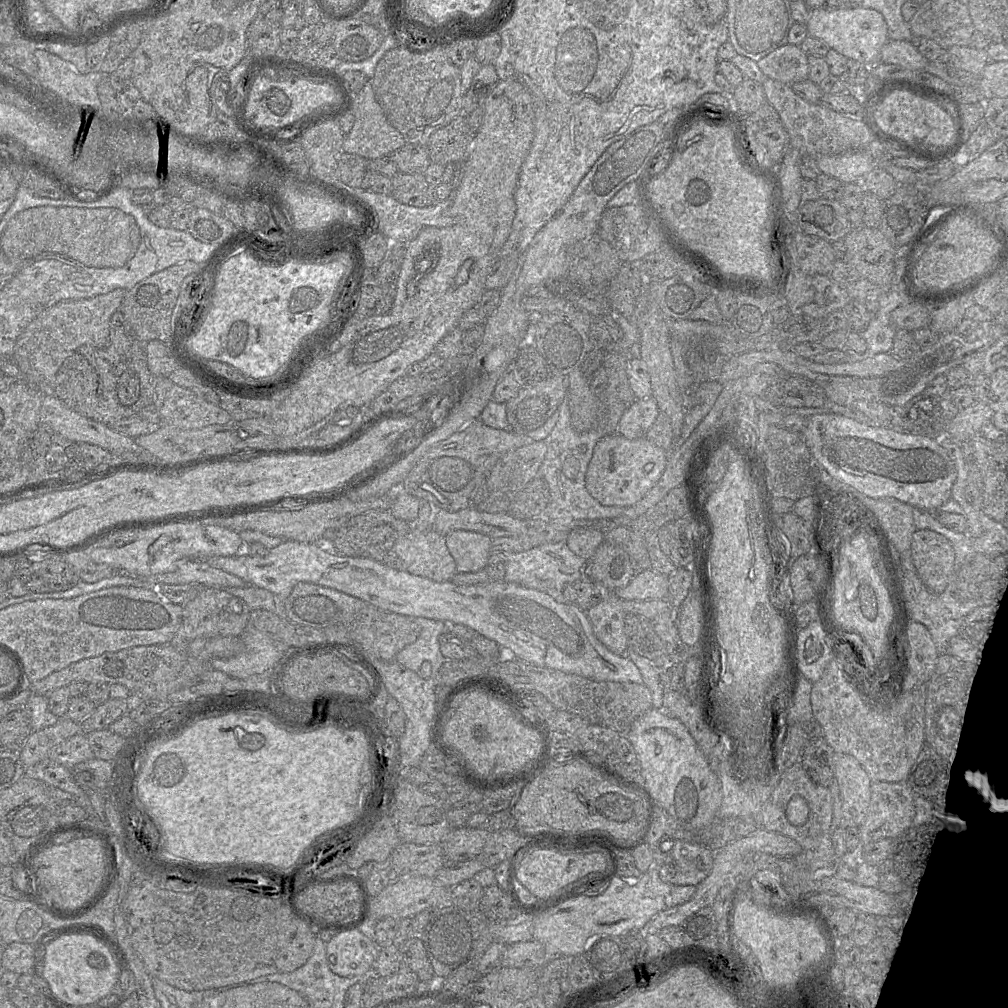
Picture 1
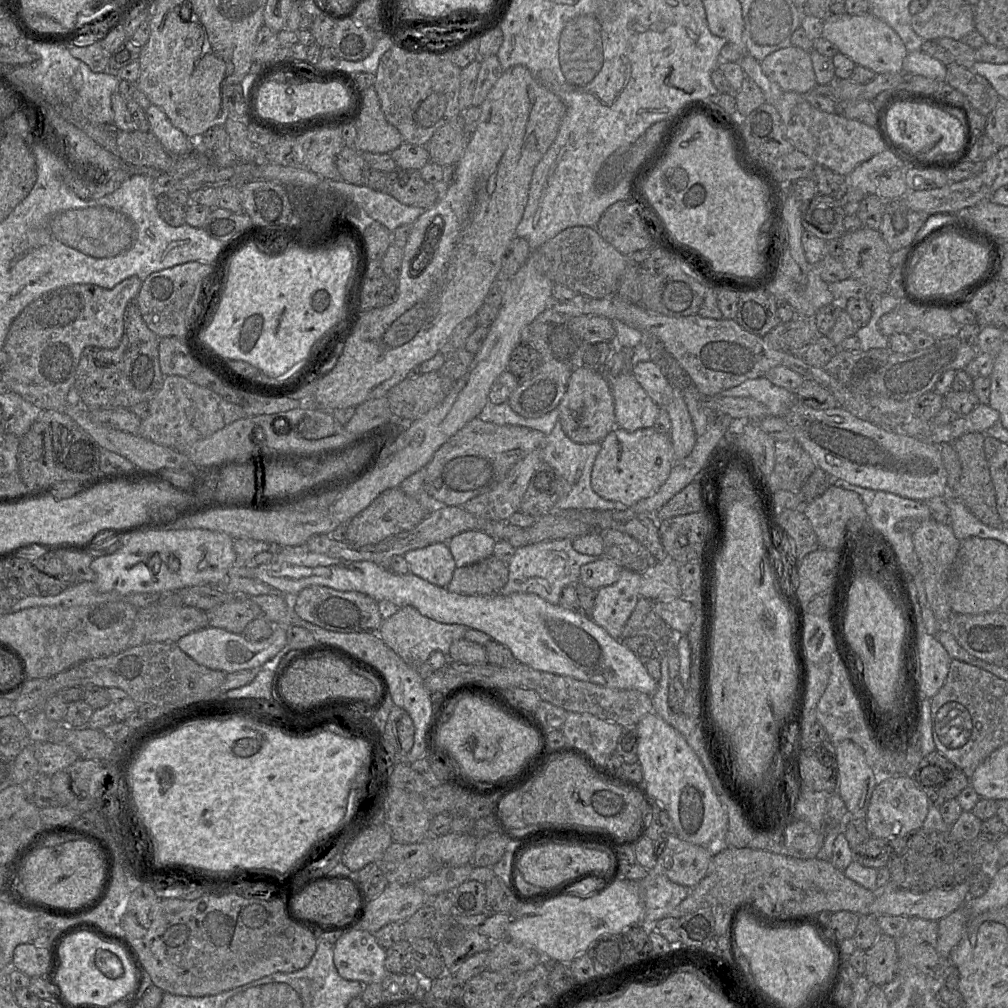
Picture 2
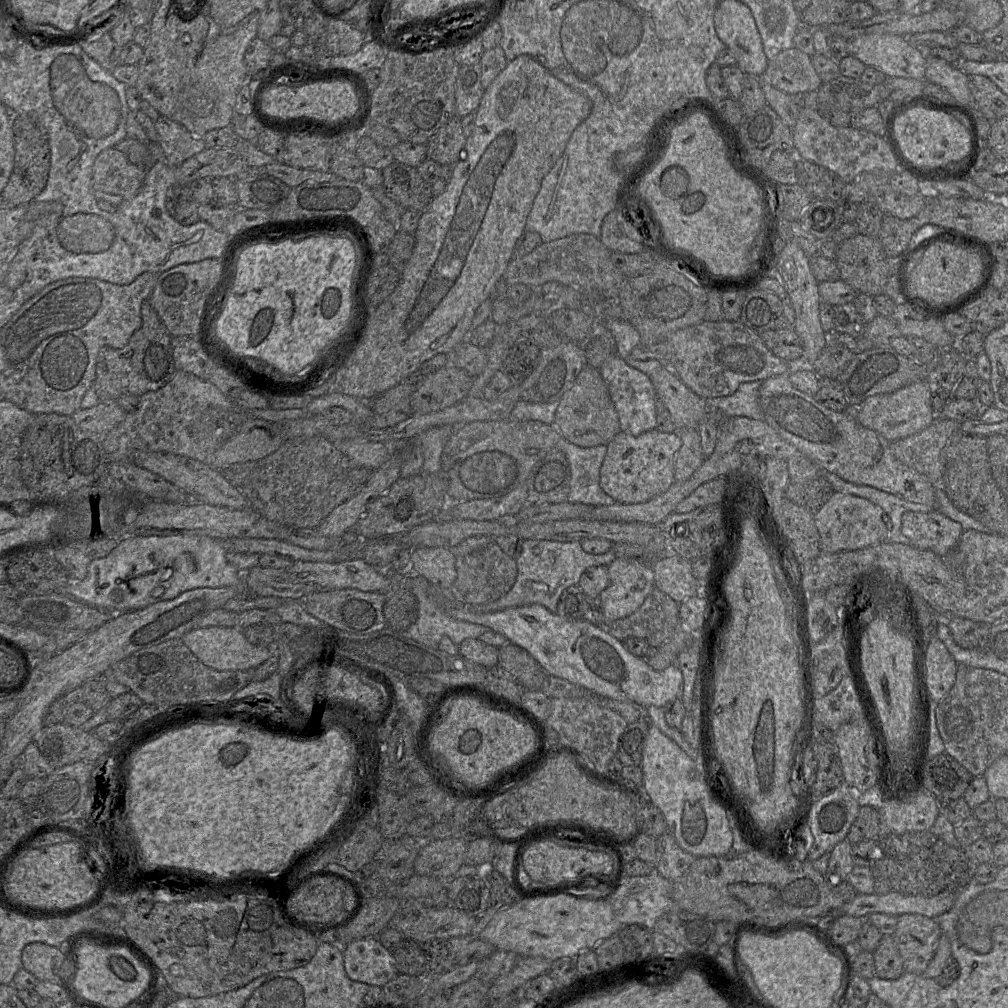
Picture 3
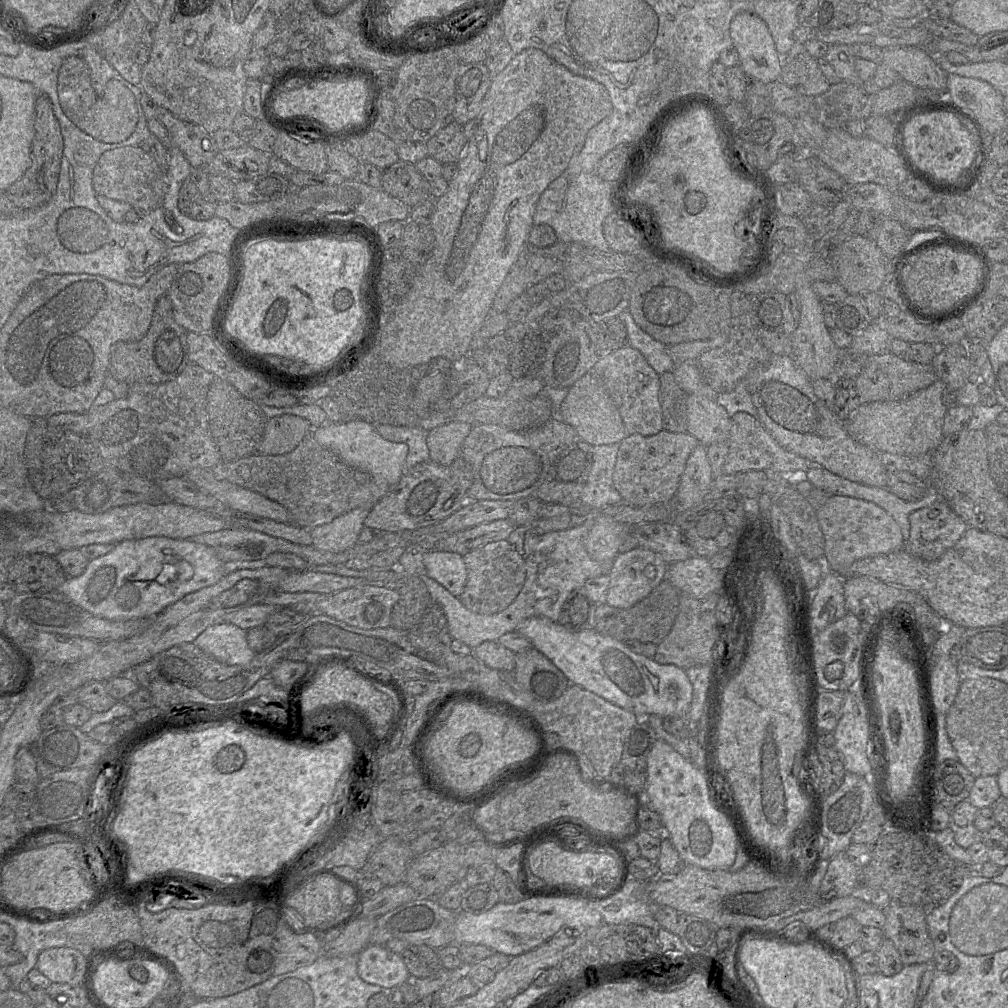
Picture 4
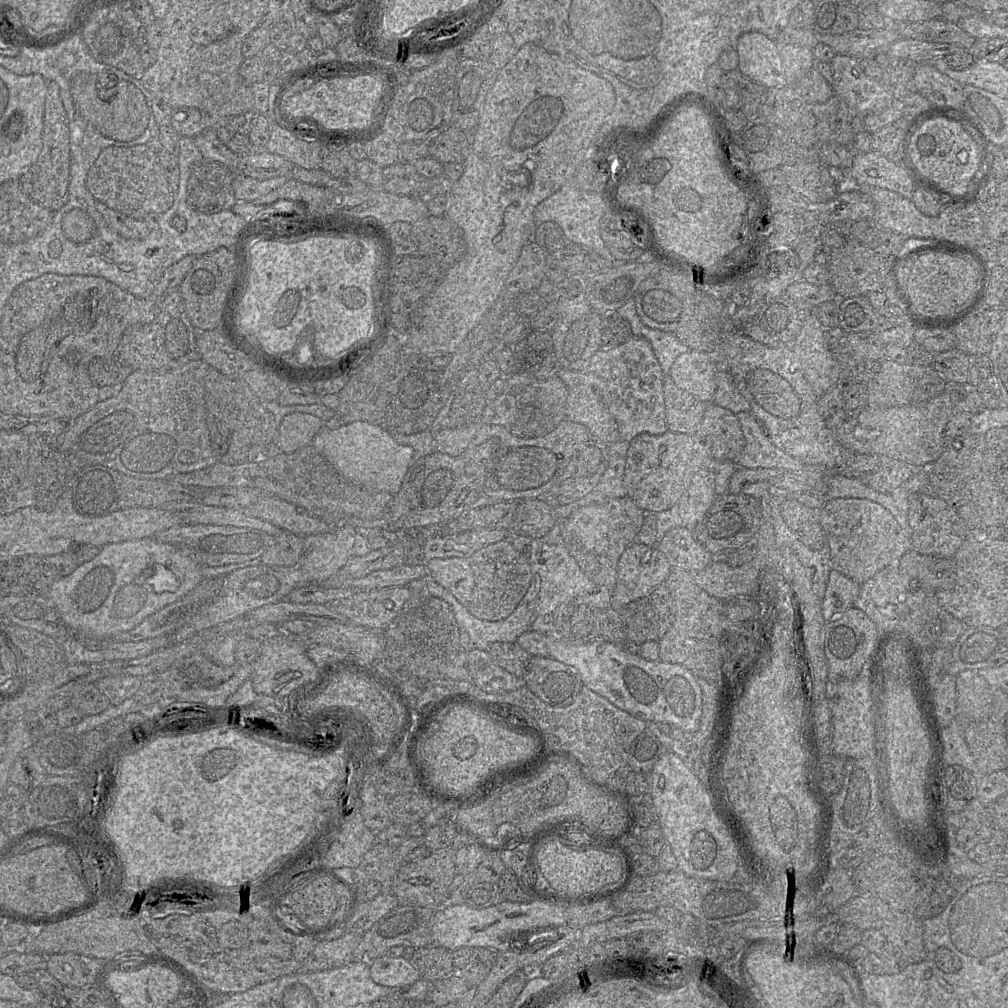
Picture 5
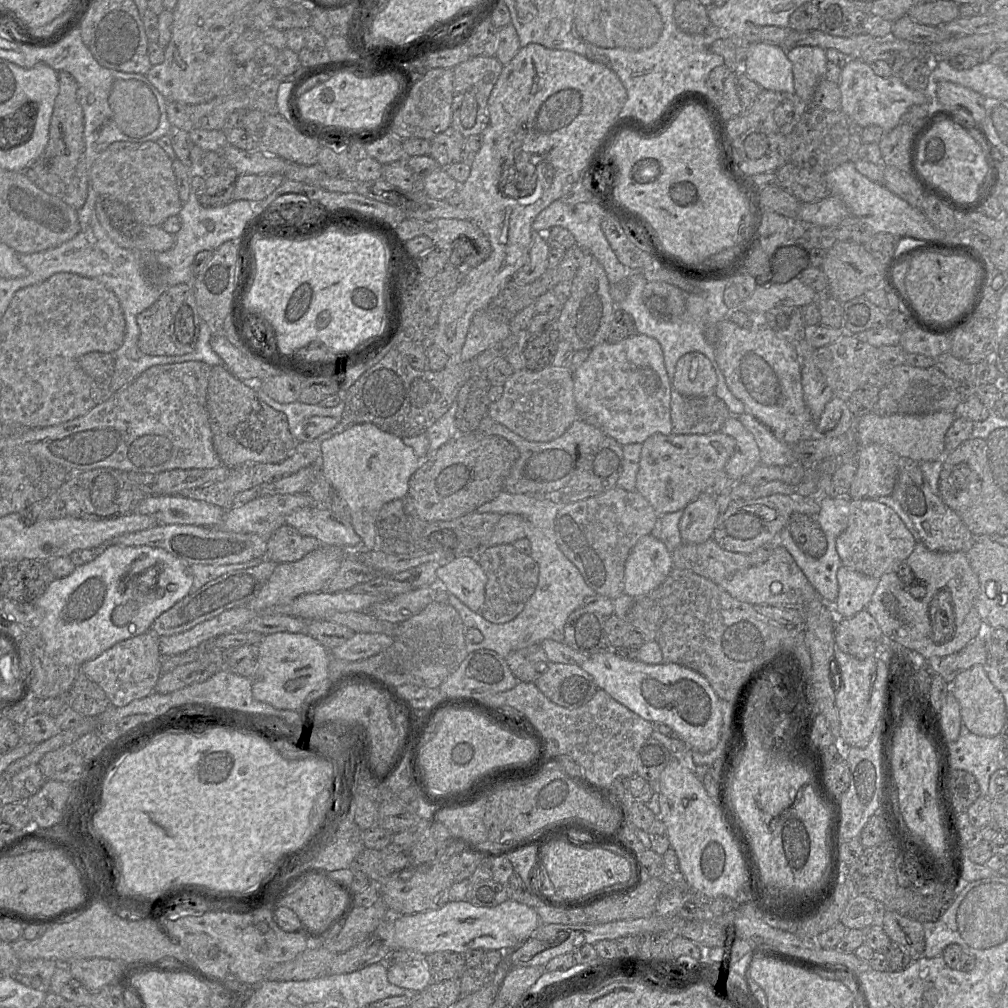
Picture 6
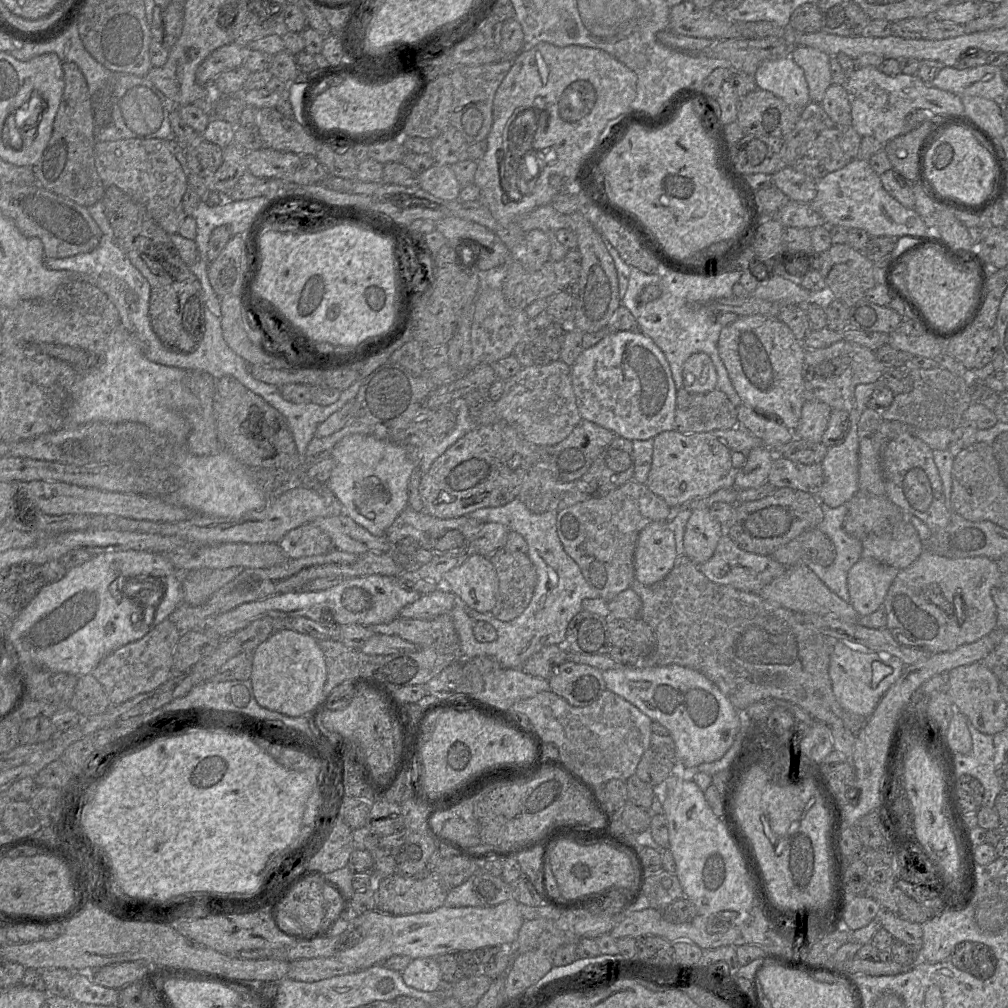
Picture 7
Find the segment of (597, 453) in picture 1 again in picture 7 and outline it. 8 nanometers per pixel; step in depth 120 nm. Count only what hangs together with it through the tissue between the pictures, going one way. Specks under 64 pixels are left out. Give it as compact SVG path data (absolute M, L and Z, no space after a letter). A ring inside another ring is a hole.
M739 426L690 434L683 434L676 429L664 431L654 438L652 465L645 484L670 508L686 507L686 504L694 499L706 497L720 489L734 487L735 477L745 465L750 451L760 445L763 444L759 438Z

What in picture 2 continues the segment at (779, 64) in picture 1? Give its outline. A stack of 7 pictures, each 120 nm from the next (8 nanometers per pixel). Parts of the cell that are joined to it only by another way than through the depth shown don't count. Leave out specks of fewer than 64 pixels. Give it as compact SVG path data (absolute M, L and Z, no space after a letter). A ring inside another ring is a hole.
M791 45L771 53L760 64L783 92L806 95L817 86L810 51Z

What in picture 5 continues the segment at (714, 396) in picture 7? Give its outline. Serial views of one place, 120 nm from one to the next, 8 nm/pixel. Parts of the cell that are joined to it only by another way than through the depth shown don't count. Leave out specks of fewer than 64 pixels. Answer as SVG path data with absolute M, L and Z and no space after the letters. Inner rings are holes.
M670 376L663 377L665 416L669 431L694 434L700 427L708 406L678 388Z

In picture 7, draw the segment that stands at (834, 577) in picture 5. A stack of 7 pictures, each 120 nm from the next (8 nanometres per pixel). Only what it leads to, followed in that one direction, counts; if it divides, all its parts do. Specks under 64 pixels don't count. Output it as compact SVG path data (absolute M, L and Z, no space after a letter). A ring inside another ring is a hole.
M860 558L848 572L849 603L865 617L879 609L899 569L873 558Z

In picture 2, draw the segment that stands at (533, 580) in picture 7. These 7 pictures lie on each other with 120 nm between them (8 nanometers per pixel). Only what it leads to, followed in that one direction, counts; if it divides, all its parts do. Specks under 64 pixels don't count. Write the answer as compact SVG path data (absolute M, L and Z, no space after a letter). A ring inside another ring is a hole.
M491 555L477 563L454 570L446 587L462 595L496 595L508 581L509 567Z

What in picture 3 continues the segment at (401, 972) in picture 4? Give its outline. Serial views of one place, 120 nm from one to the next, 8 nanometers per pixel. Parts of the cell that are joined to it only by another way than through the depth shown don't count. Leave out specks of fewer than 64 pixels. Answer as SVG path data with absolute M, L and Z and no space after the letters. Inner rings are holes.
M378 937L353 940L343 945L342 951L344 969L351 980L383 987L398 974L392 952L380 943Z

